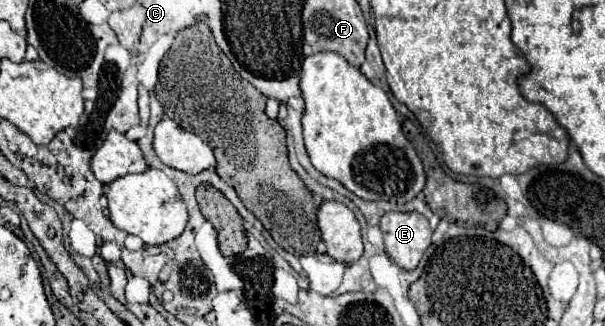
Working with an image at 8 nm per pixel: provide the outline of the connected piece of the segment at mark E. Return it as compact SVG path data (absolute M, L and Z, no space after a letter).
M386 213L380 219L386 255L402 269L414 269L430 247L432 229L420 213Z

